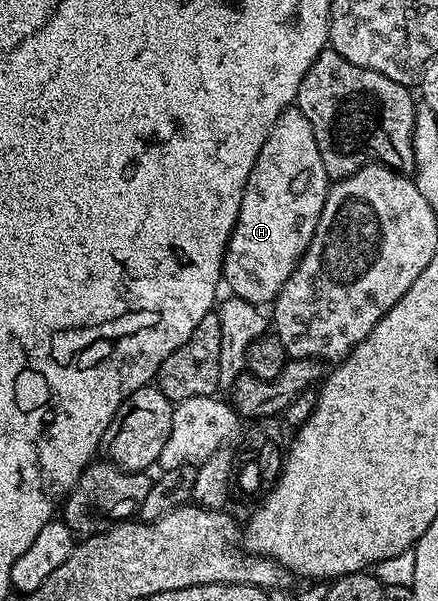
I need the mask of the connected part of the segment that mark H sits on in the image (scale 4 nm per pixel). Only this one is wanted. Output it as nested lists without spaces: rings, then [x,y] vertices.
[[[291,104],[288,109],[282,111],[282,115],[270,129],[268,140],[264,140],[264,148],[260,148],[260,156],[256,156],[256,164],[248,176],[248,184],[240,200],[240,216],[226,246],[222,276],[225,285],[230,285],[229,293],[233,297],[255,304],[273,303],[280,288],[284,288],[288,276],[292,276],[292,272],[298,267],[298,261],[304,256],[316,232],[327,189],[324,160],[320,156],[320,148],[316,148],[312,124],[308,124],[308,116],[304,116],[304,112],[300,112],[297,105]]]

